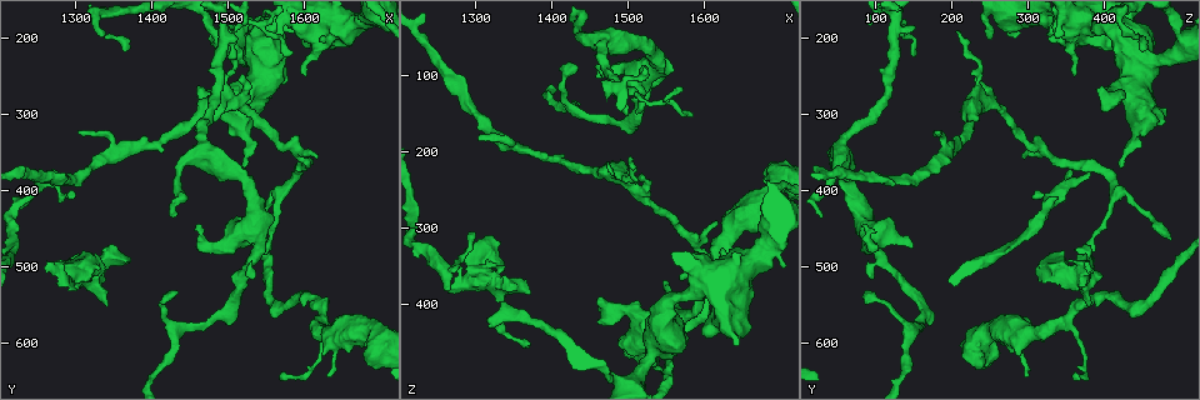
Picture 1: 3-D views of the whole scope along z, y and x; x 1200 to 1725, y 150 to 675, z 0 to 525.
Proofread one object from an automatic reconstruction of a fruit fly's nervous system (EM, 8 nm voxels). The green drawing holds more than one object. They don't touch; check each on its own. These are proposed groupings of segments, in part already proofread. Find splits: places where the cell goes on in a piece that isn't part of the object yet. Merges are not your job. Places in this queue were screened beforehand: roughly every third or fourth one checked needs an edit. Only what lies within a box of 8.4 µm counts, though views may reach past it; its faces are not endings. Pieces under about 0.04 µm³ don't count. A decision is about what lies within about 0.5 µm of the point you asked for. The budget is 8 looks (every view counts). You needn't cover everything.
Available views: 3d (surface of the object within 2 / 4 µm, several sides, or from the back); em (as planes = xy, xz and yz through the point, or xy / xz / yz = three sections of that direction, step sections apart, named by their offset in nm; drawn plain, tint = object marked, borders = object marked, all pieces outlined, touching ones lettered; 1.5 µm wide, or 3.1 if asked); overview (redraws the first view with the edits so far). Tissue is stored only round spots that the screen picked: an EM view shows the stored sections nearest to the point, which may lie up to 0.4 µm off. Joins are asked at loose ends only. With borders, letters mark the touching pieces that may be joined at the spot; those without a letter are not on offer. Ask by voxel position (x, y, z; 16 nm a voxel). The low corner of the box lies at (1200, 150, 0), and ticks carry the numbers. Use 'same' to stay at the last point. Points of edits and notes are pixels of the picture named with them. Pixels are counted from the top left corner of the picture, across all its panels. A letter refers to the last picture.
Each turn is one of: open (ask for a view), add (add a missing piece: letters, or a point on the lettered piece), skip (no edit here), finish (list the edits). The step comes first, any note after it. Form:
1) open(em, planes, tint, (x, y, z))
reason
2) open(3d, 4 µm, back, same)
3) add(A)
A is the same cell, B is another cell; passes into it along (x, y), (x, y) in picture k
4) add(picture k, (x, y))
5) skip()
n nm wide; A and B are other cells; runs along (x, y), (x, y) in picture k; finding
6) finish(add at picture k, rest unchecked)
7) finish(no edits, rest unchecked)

open(3d, 2 µm, (1305, 325, 180))
thin end

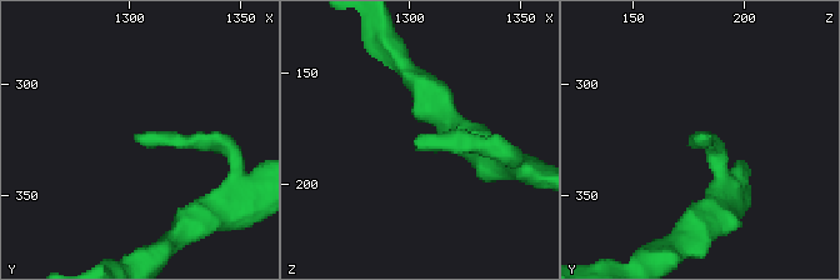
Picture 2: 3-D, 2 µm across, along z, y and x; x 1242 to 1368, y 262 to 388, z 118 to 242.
open(em, xz, step 4, borders, (1304, 322, 181))
shape alone is not enough

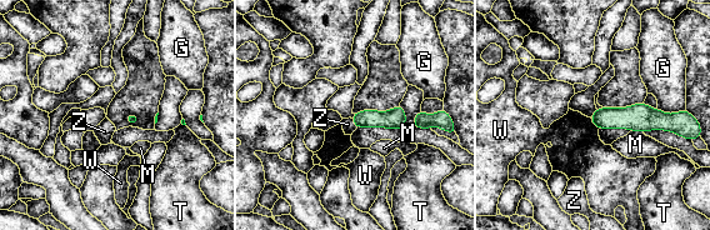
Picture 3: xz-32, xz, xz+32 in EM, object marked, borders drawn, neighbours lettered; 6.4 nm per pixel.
skip()
G touches over 160 nm; G, M, T, W and Z are other cells; no lettered piece goes on from it

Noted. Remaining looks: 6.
open(3d, 4 µm, (1465, 445, 80))
branch stops here

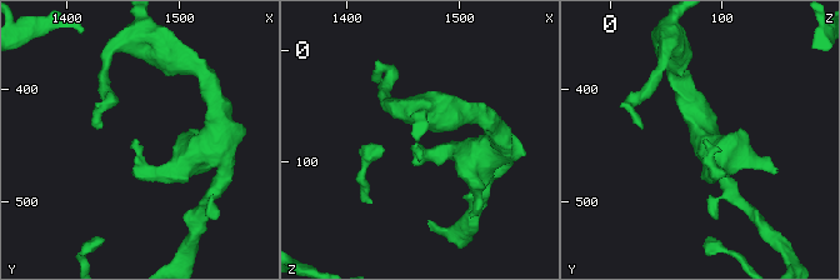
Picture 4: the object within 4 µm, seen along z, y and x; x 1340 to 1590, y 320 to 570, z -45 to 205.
open(em, planes, tint, (1460, 446, 82))
shape alone is not enough

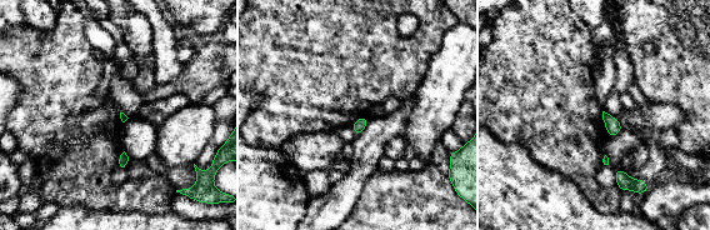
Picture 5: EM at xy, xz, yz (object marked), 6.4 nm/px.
open(em, planes, borders, same)

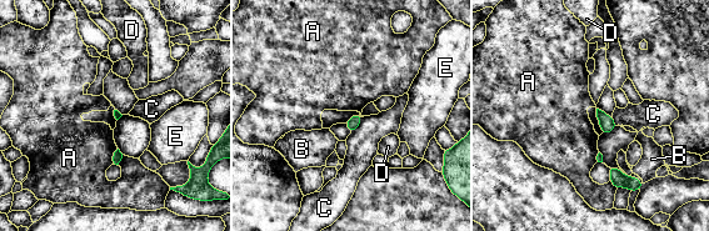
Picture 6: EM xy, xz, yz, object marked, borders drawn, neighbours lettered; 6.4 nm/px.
skip()
A, B, C, D and E are other cells; border along (118, 149), (113, 156), (114, 164) in picture 6; none of them fits

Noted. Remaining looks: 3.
open(em, planes, plain, (1260, 375, 380))

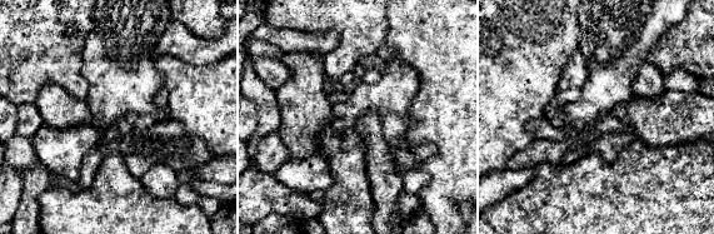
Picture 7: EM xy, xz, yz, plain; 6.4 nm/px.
open(em, planes, borders, same)

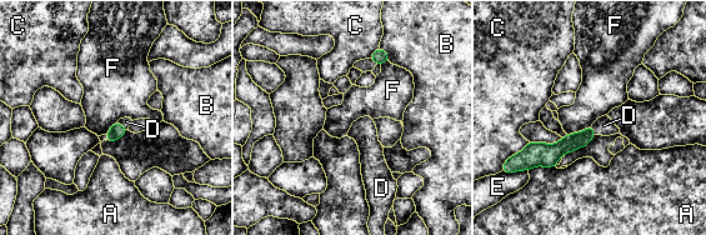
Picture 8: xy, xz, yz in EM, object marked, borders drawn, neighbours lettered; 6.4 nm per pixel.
add(D)
D is the same cell, A, B, C, E and F are other cells; it goes on there

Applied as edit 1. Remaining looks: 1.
finish(add at picture 8, rest unchecked)

